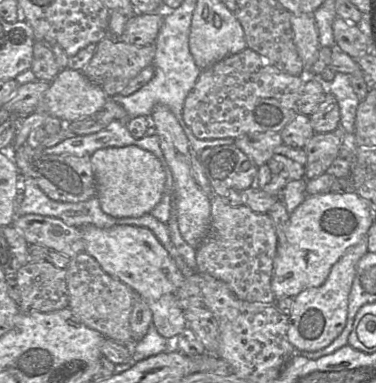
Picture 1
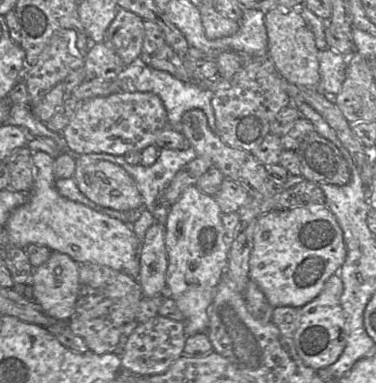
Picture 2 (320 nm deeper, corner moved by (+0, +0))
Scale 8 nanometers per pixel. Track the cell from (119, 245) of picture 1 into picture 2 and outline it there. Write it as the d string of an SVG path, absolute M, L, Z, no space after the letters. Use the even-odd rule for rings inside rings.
M33 152L32 161L34 182L27 200L10 214L5 225L7 248L25 249L30 244L39 244L53 252L67 254L78 264L103 265L126 273L132 270L132 261L138 256L139 240L131 225L63 197L55 185L54 158L46 152Z

